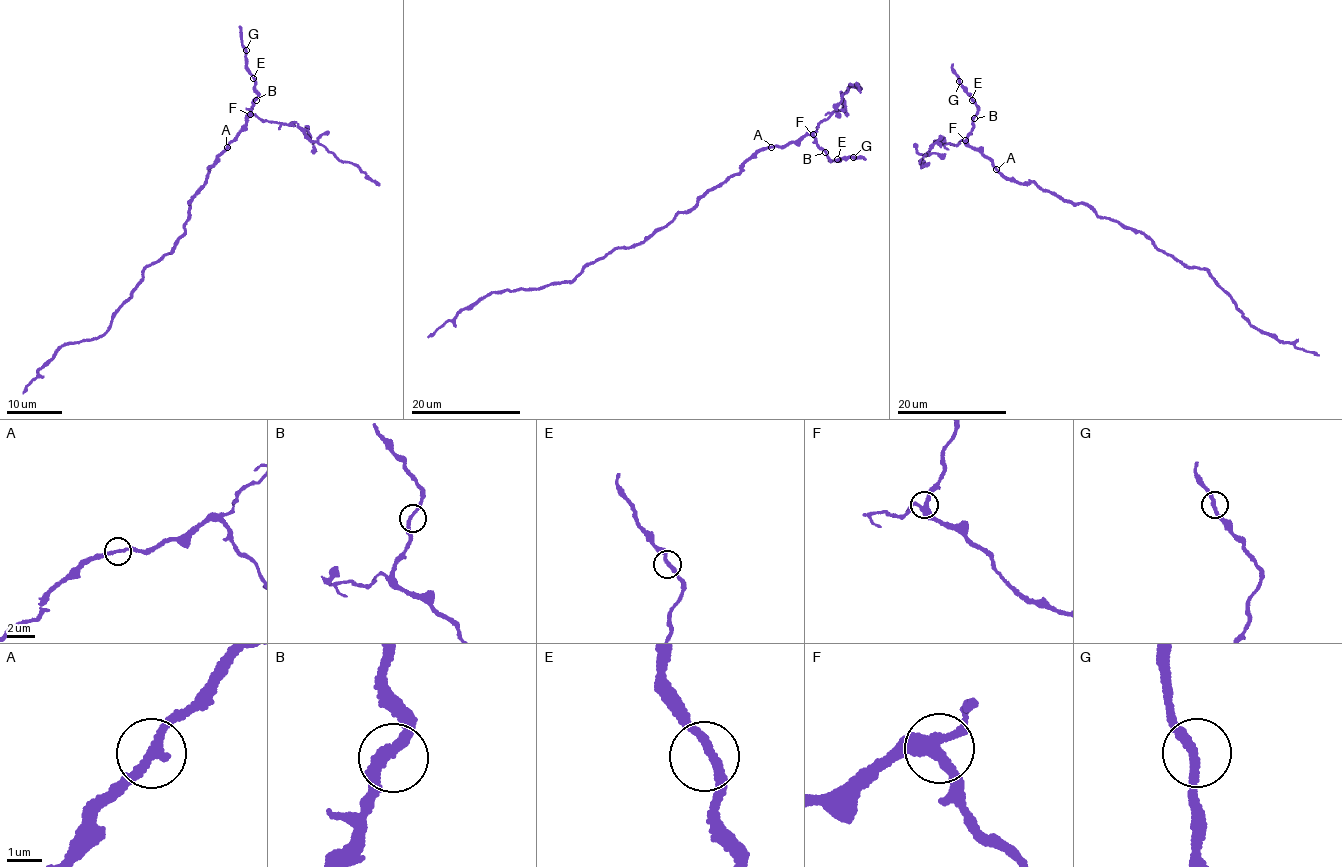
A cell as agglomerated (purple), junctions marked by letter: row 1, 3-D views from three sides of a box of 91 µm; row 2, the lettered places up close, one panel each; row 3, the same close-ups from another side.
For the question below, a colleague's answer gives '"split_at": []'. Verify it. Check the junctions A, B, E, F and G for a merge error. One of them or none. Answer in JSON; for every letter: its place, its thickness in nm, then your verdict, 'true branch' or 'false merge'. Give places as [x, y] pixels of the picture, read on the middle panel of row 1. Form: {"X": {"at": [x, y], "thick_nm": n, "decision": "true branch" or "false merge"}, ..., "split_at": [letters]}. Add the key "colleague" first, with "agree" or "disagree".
{"colleague": "agree", "A": {"at": [771, 147], "thick_nm": 240, "decision": "true branch"}, "B": {"at": [825, 152], "thick_nm": 240, "decision": "true branch"}, "E": {"at": [837, 159], "thick_nm": 240, "decision": "true branch"}, "F": {"at": [813, 134], "thick_nm": 340, "decision": "true branch"}, "G": {"at": [853, 157], "thick_nm": 240, "decision": "true branch"}, "split_at": []}

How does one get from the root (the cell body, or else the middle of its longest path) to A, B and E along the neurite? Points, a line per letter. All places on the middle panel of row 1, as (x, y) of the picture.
A: (697, 203), (708, 191), (739, 172), (743, 163), (756, 153), (770, 146)
B: (697, 203), (766, 148), (808, 135), (825, 152)
E: (697, 203), (739, 172), (756, 153), (808, 135), (814, 137), (828, 160), (837, 159)

